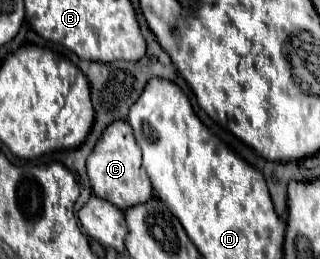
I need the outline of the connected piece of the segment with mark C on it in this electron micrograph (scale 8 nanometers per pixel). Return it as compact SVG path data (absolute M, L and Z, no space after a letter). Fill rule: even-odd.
M114 121L106 127L106 131L98 139L94 151L88 155L86 169L88 169L88 177L90 177L94 195L114 203L122 211L132 205L146 203L152 195L150 179L148 179L146 171L142 169L142 151L134 141L132 127L128 125L128 121Z

